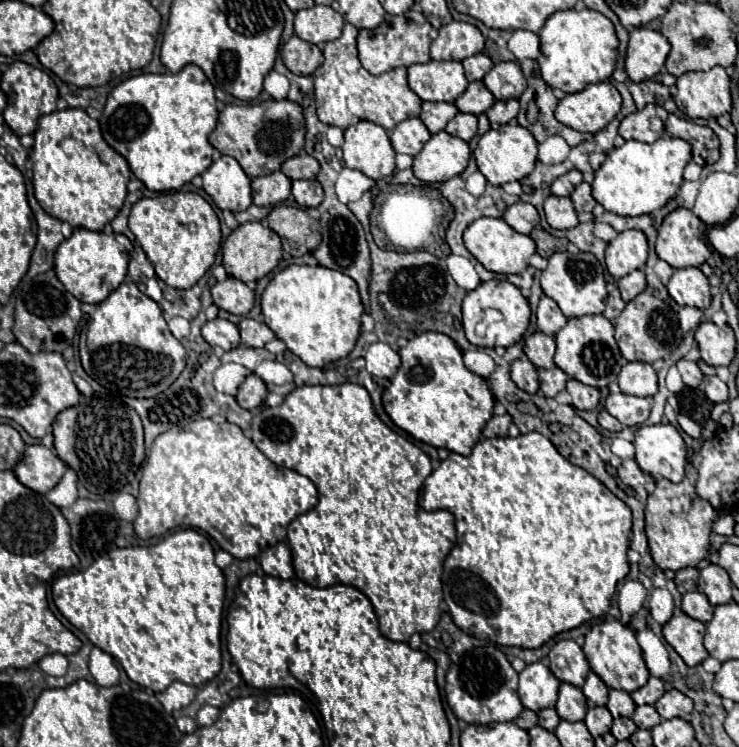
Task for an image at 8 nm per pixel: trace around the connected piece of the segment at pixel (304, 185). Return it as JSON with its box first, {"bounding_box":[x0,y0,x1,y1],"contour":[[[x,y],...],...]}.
{"bounding_box":[292,179,324,207],"contour":[[[316,179],[292,181],[292,195],[300,207],[318,207],[324,199],[322,185]]]}

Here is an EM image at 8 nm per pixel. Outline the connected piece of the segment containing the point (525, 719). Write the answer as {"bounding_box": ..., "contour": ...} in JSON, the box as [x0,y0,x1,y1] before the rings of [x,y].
{"bounding_box":[514,709,536,731],"contour":[[[524,709],[520,715],[518,715],[518,719],[514,721],[520,729],[524,729],[524,731],[528,731],[528,729],[532,729],[534,725],[536,725],[536,713],[534,711],[530,711],[530,709]]]}

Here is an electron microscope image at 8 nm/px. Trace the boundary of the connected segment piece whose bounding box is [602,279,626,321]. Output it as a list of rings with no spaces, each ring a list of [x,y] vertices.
[[[606,279],[606,283],[608,283],[608,299],[606,299],[606,309],[604,309],[602,315],[604,315],[608,321],[616,321],[616,317],[624,311],[626,303],[622,301],[622,297],[620,297],[620,293],[618,293],[616,281],[614,281],[614,279]]]

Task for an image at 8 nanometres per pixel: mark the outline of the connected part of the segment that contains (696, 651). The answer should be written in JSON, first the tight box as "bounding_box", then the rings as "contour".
{"bounding_box":[662,609,708,667],"contour":[[[680,609],[674,611],[672,619],[662,627],[664,639],[674,647],[688,667],[694,667],[708,657],[708,651],[702,645],[704,631],[706,627],[700,621],[688,617]]]}

